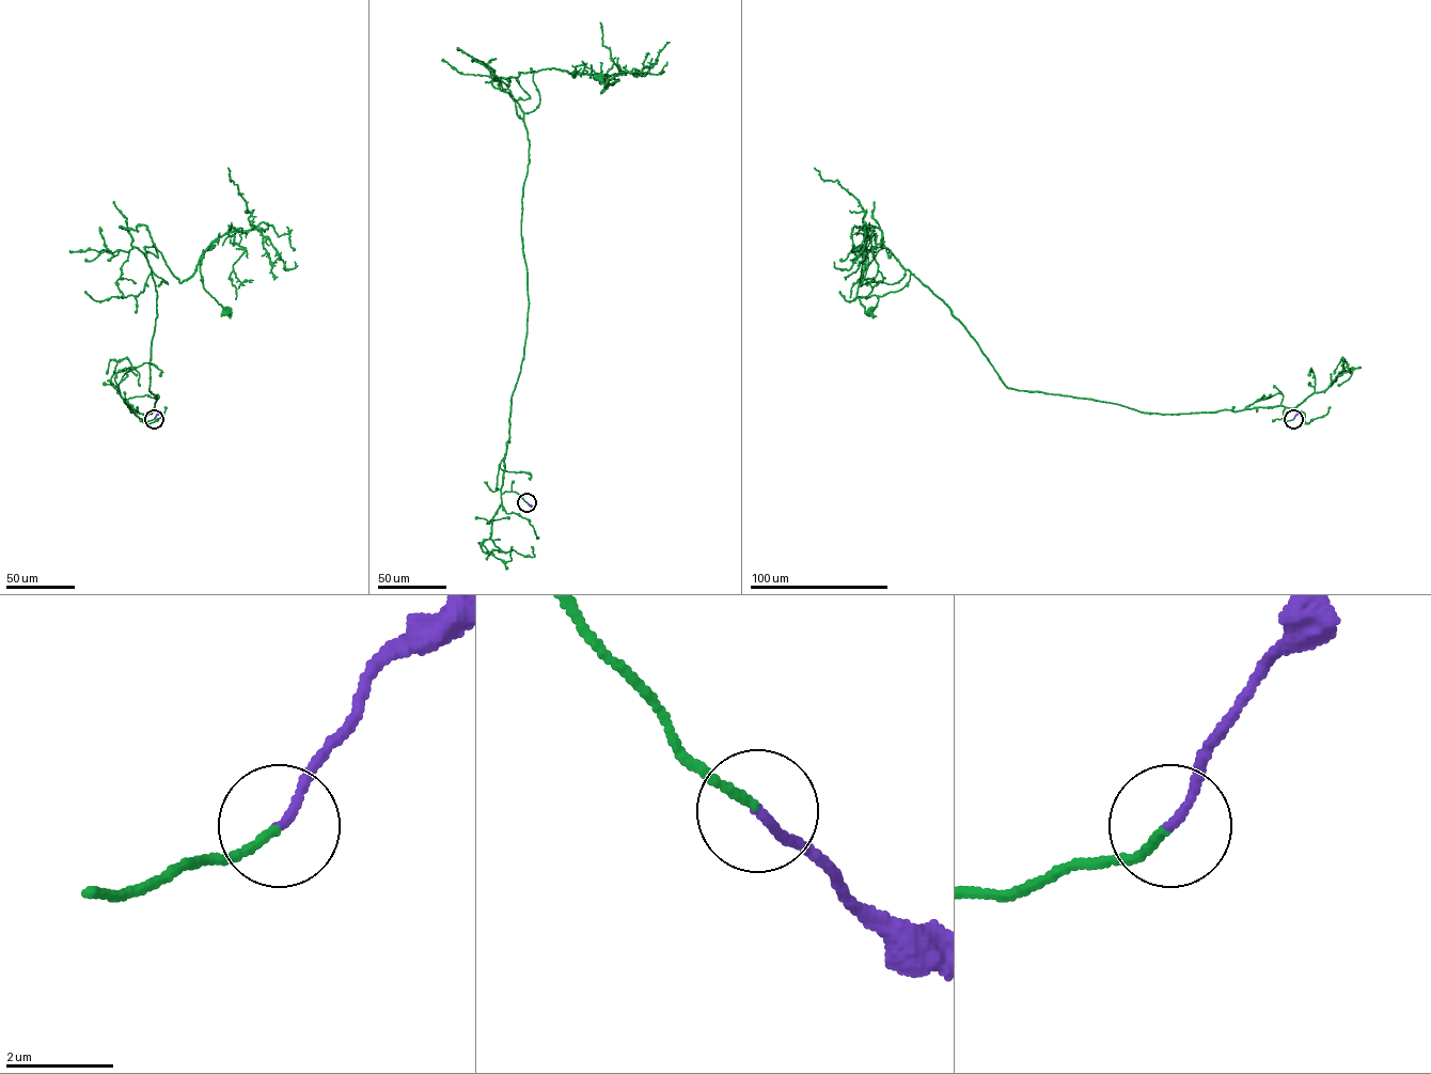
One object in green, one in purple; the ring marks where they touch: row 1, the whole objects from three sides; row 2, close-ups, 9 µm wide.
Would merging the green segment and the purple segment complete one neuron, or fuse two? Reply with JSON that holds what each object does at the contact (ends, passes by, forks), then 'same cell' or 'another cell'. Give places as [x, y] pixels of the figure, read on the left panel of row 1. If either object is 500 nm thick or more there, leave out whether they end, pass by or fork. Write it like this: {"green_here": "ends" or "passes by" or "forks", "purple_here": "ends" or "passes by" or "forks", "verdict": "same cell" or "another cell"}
{"green_here": "ends", "purple_here": "ends", "verdict": "same cell"}

